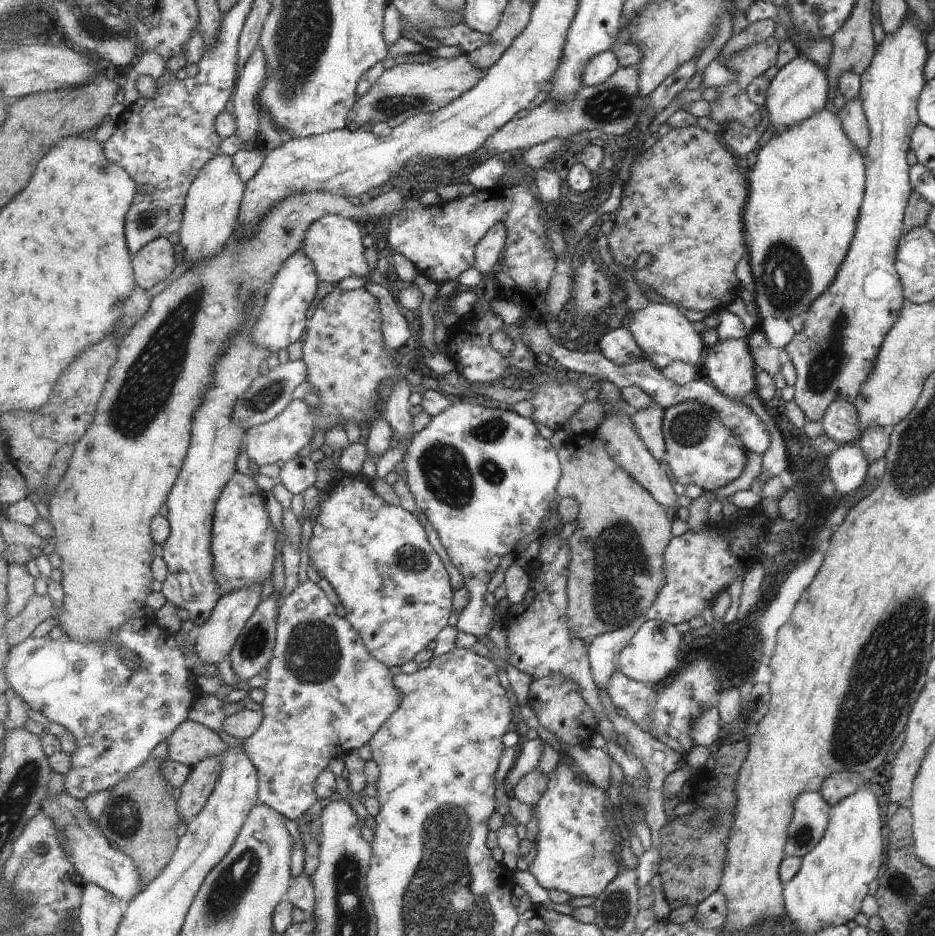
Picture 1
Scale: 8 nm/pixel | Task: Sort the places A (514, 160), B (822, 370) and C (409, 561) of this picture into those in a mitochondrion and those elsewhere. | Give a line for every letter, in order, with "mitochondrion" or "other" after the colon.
A: other
B: mitochondrion
C: mitochondrion

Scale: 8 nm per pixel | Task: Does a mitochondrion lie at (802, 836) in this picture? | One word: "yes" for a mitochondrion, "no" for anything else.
yes

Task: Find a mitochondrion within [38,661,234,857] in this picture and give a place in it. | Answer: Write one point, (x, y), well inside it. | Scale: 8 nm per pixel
(123, 818)

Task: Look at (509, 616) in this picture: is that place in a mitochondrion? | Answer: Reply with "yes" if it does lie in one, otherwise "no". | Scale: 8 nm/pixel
no

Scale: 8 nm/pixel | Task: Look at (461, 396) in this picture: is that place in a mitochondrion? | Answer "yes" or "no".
no

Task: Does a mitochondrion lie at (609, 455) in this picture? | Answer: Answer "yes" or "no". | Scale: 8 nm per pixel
no

